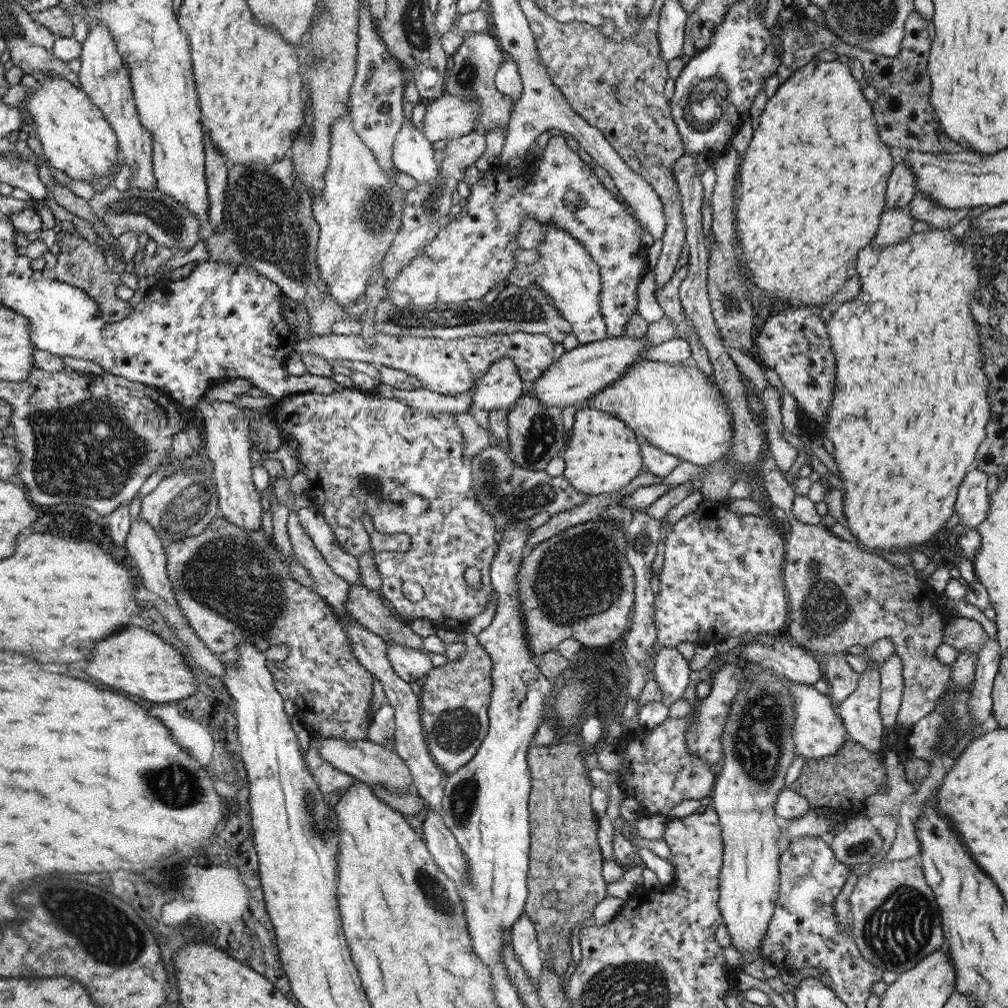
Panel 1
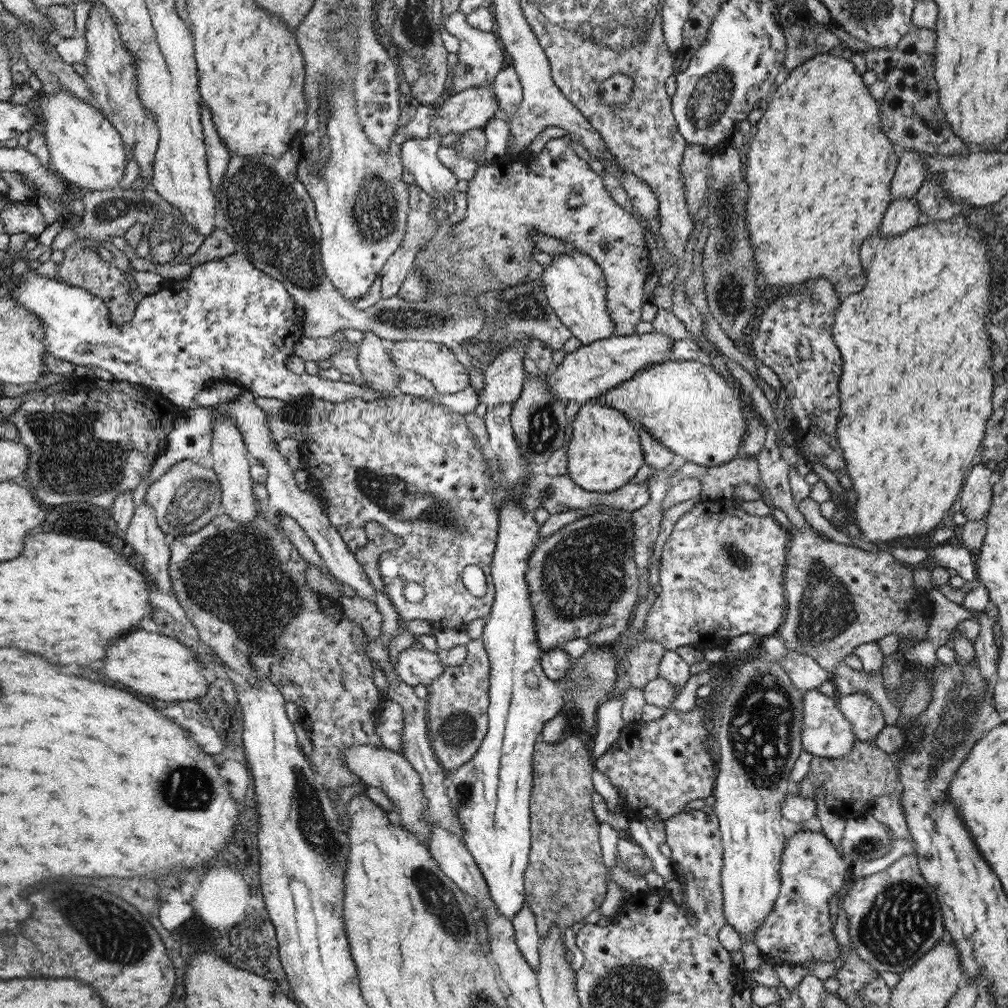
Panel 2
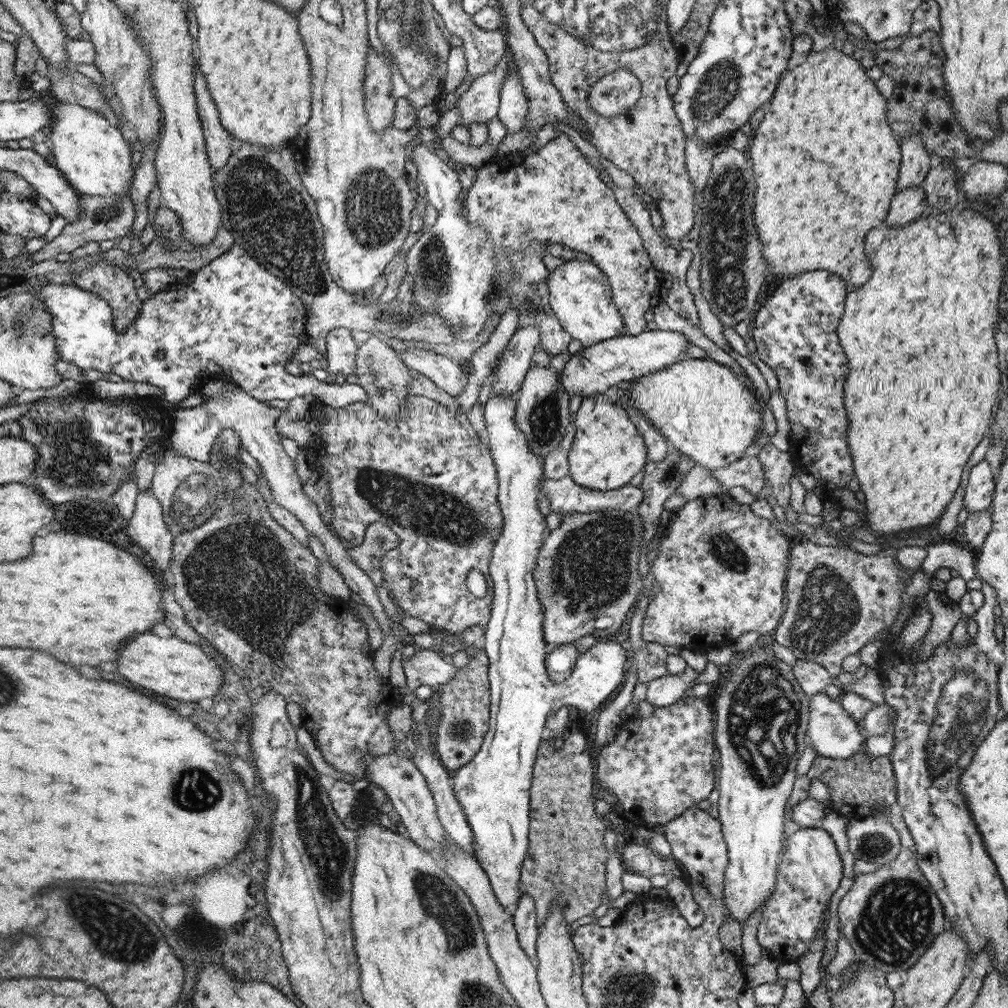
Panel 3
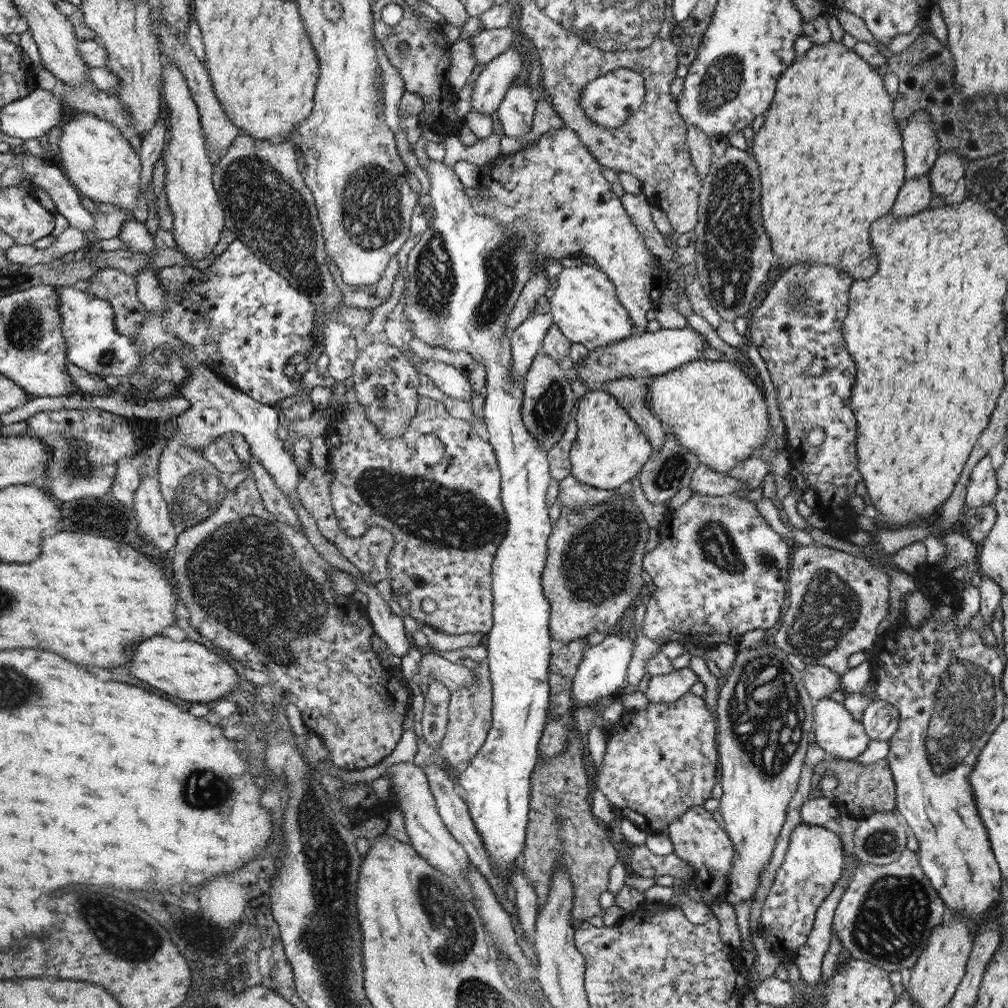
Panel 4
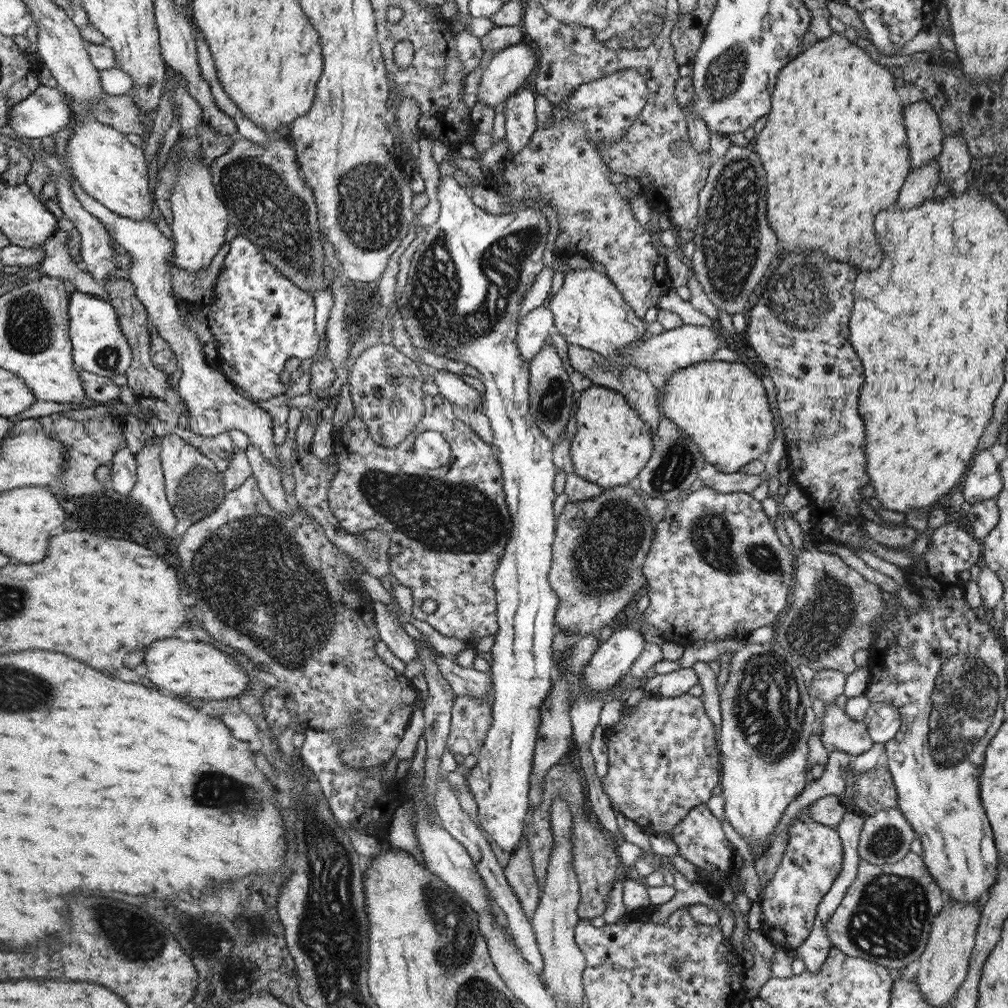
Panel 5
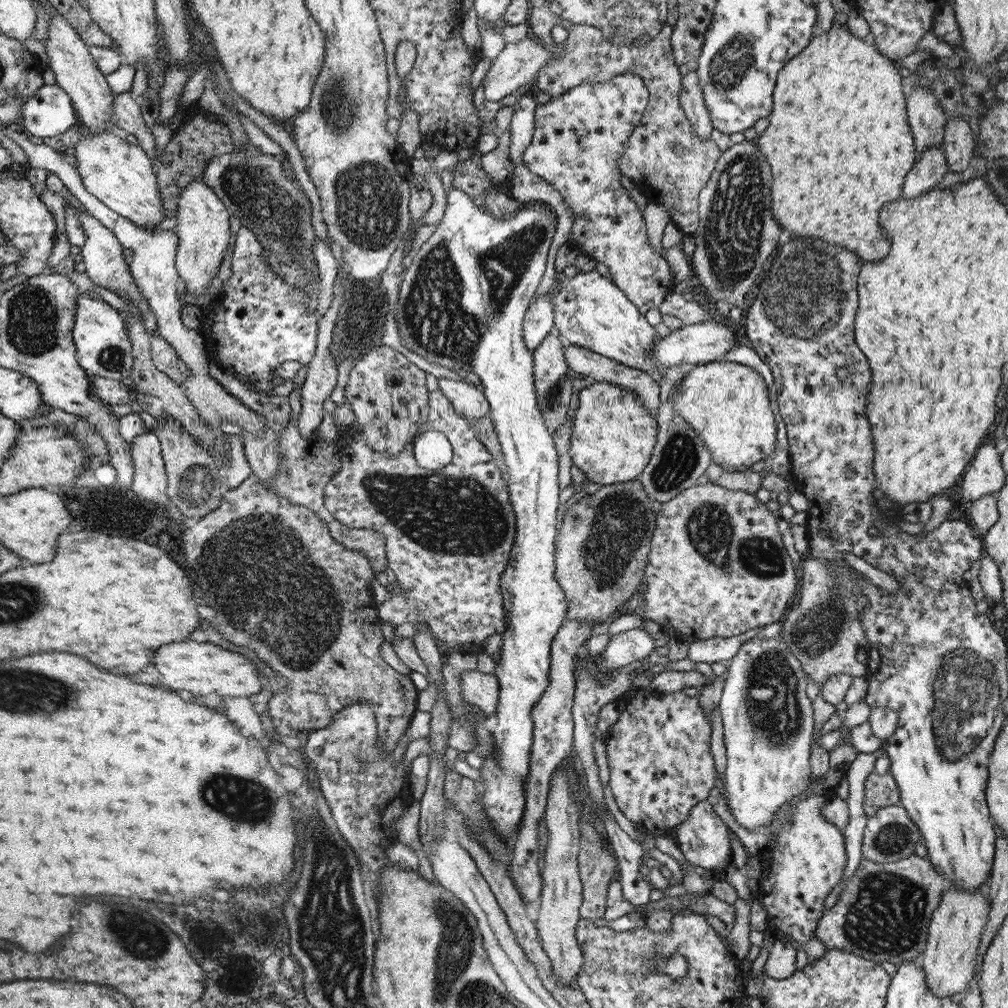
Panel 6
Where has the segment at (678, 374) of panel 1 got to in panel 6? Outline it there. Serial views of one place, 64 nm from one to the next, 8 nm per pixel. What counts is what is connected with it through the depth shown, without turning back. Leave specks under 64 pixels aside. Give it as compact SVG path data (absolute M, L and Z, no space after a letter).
M723 358L688 367L673 398L673 407L702 438L712 463L726 472L751 469L777 448L778 428L770 409L768 387L760 373L747 365Z

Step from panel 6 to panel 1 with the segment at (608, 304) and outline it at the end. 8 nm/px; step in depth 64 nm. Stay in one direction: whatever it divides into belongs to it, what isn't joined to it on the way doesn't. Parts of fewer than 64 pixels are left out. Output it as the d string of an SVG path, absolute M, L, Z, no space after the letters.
M551 222L542 224L542 234L544 240L537 246L542 257L533 264L520 264L509 274L508 283L520 287L526 287L530 283L540 283L541 288L549 294L553 300L553 306L571 325L571 332L576 335L580 345L587 345L593 342L604 340L608 337L606 321L601 313L601 274L596 261L590 256L590 253L577 242L575 238L564 231L560 231L560 226L553 226Z

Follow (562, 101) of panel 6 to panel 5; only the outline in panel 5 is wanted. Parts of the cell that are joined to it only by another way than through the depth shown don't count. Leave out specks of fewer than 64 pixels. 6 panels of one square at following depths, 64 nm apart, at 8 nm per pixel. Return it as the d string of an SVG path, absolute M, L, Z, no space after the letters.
M622 69L604 78L582 84L576 88L576 92L572 92L566 102L552 106L553 123L537 125L530 142L518 154L506 158L505 169L501 175L494 176L485 183L504 198L504 204L512 204L510 213L528 208L519 208L519 203L526 200L540 200L544 204L550 204L558 213L555 256L564 252L571 255L579 253L586 259L600 262L606 268L605 275L616 285L624 300L642 320L649 308L659 306L661 295L672 289L670 274L666 269L667 265L653 246L651 236L634 216L629 200L624 199L618 193L616 185L610 181L611 168L603 162L597 142L620 140L647 104L648 94L645 78L632 69Z

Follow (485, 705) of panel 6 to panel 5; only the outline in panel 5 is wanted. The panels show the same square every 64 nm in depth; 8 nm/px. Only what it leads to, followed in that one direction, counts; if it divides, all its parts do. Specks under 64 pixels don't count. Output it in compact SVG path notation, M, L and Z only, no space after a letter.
M449 655L438 656L437 663L456 695L485 698L487 692L493 692L490 673L478 671L474 667L464 668L456 664Z

